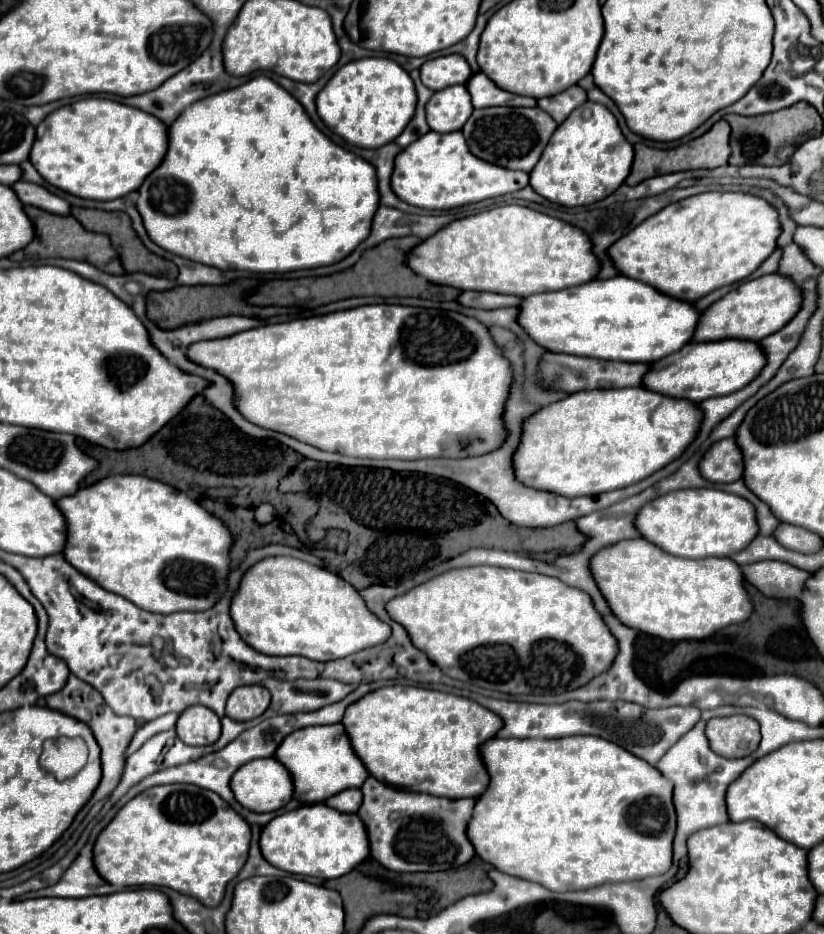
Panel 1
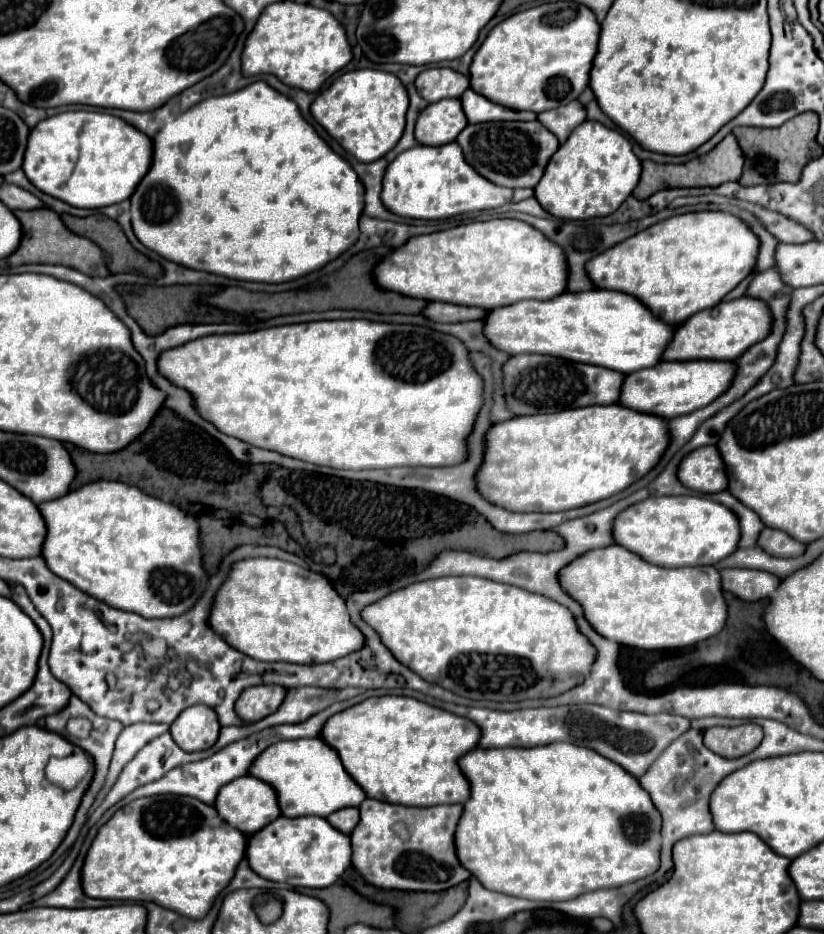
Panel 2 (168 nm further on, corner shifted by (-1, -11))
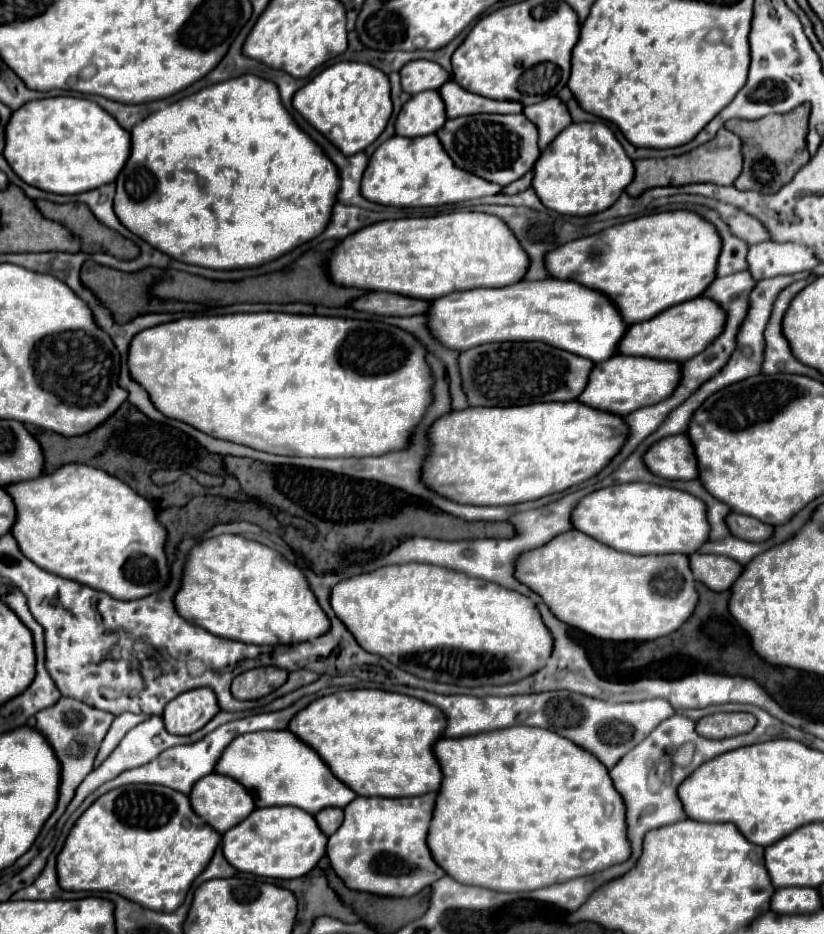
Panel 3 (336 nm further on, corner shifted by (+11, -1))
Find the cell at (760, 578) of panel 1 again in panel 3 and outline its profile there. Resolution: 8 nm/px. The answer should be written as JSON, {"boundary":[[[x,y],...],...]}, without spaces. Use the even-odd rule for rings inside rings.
{"boundary":[[[690,555],[690,567],[696,581],[706,583],[712,591],[728,591],[742,575],[744,567],[722,555]]]}

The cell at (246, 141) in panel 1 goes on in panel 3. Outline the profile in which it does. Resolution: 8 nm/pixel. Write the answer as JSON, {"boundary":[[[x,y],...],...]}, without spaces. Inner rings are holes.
{"boundary":[[[240,75],[236,79],[228,79],[224,83],[210,85],[190,97],[184,97],[152,115],[148,115],[144,121],[136,123],[130,131],[132,135],[132,153],[120,175],[116,177],[116,197],[114,197],[114,211],[120,223],[144,239],[148,245],[154,249],[170,255],[172,259],[178,259],[182,263],[190,265],[200,265],[208,269],[252,269],[266,265],[274,259],[280,259],[282,255],[290,253],[292,249],[312,241],[314,237],[320,235],[330,223],[332,209],[336,205],[336,195],[340,189],[340,173],[338,167],[324,155],[320,145],[306,133],[302,131],[292,115],[284,109],[280,101],[278,87],[272,81],[260,79],[256,75]]]}

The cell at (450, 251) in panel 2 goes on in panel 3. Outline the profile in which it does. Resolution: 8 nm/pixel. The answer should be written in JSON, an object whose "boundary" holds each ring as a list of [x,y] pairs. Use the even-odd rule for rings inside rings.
{"boundary":[[[460,211],[436,217],[408,217],[384,223],[374,223],[356,235],[344,239],[328,259],[328,273],[334,283],[368,289],[368,291],[388,291],[398,295],[408,295],[416,299],[440,299],[454,291],[468,291],[478,287],[508,287],[524,279],[528,271],[528,255],[520,247],[520,241],[496,215]]]}

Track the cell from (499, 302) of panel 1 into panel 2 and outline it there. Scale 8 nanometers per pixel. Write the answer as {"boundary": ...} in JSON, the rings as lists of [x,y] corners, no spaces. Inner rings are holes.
{"boundary":[[[428,303],[422,309],[422,315],[436,323],[458,323],[458,321],[472,321],[482,319],[488,311],[480,307],[462,307],[452,303]]]}

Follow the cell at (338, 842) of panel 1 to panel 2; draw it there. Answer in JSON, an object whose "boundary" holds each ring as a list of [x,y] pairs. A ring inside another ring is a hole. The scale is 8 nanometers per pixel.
{"boundary":[[[278,817],[264,829],[260,829],[256,835],[248,839],[246,845],[246,859],[250,869],[270,881],[288,883],[292,887],[328,887],[332,885],[342,871],[350,865],[352,849],[350,849],[350,837],[340,833],[338,829],[332,829],[332,825],[322,817]]]}

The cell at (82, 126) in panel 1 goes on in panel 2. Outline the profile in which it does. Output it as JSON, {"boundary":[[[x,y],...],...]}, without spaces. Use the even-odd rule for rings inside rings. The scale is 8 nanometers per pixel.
{"boundary":[[[66,111],[40,121],[30,131],[22,169],[30,179],[30,183],[38,187],[42,193],[52,195],[72,207],[100,209],[100,207],[116,205],[116,203],[122,203],[124,199],[130,199],[130,195],[134,193],[144,173],[148,173],[148,167],[152,161],[150,143],[152,141],[144,133],[132,129],[132,125],[128,125],[120,117],[98,113],[98,111]]]}

